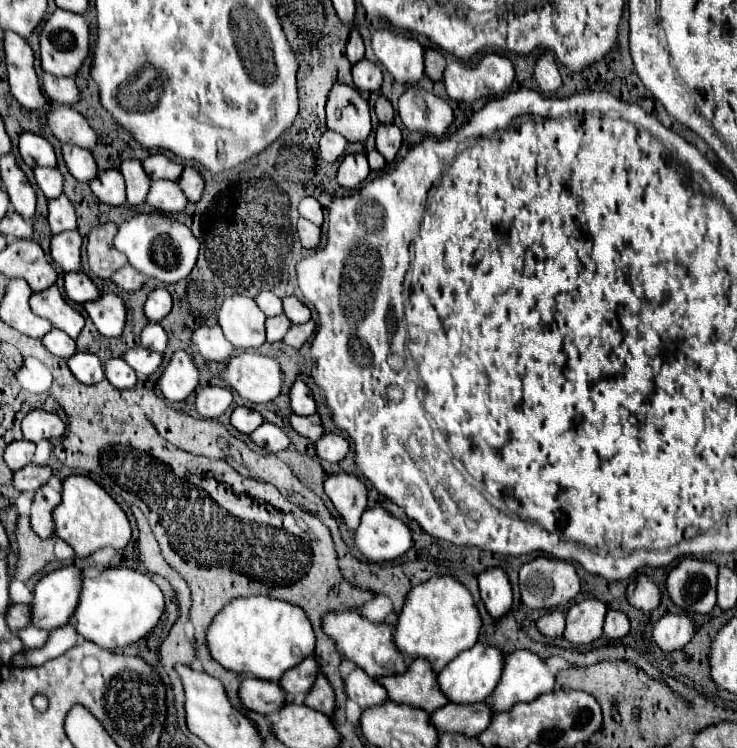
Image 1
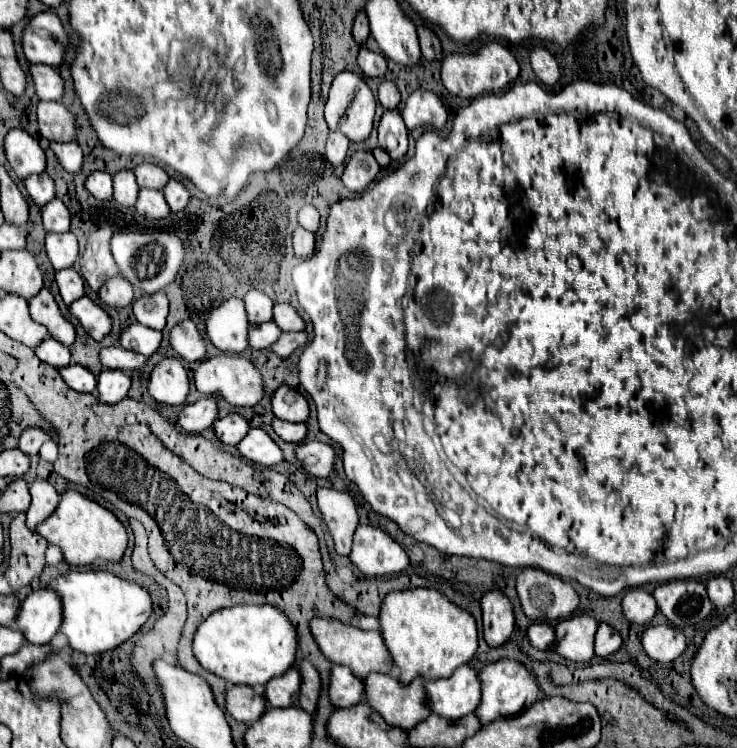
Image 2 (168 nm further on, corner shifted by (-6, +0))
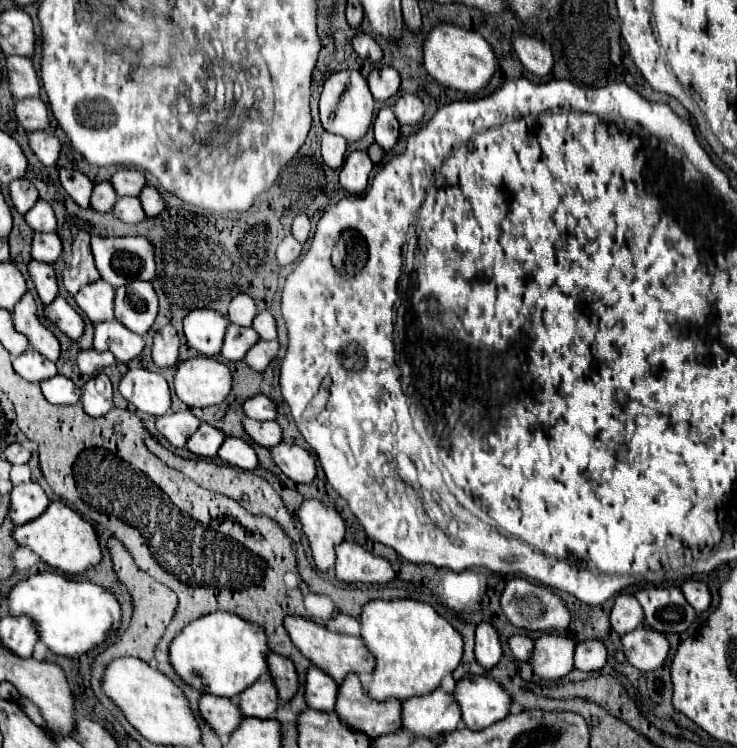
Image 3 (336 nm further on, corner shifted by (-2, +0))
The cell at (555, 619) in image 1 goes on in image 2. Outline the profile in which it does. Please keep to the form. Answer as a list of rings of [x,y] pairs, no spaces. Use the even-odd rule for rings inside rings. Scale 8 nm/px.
[[[532,623],[528,627],[528,641],[532,647],[536,649],[548,649],[554,643],[556,635],[554,635],[554,627],[546,625],[546,623]]]

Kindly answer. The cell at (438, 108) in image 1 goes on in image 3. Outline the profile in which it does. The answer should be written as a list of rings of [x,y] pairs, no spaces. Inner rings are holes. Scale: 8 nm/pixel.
[[[402,95],[394,105],[394,113],[402,125],[416,125],[424,117],[424,103],[416,95]]]

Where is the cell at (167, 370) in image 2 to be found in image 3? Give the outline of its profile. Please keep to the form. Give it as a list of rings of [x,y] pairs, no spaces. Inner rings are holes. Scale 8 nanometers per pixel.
[[[132,369],[120,381],[120,393],[138,411],[154,417],[168,413],[170,409],[170,385],[160,373],[146,369]]]

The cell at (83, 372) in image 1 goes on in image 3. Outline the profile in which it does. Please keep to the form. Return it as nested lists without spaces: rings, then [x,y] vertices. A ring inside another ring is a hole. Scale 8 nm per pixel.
[[[56,375],[50,379],[44,379],[42,383],[42,393],[52,405],[76,405],[80,401],[82,389],[74,385],[72,379],[64,375]]]

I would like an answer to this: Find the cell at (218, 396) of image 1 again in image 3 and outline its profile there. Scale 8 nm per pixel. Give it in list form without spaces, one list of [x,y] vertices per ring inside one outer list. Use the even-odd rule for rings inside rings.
[[[192,411],[166,413],[156,419],[156,427],[174,447],[184,447],[188,437],[194,435],[194,431],[200,427],[200,423],[202,421]]]

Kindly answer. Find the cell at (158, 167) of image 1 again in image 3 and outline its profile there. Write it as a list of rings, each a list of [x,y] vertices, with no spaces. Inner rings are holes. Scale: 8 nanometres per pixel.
[[[120,169],[110,177],[118,195],[140,195],[146,185],[146,177],[138,169]]]

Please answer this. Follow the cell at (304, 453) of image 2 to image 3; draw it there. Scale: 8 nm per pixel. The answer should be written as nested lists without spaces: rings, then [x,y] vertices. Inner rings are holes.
[[[278,443],[270,449],[274,463],[286,477],[298,483],[312,483],[316,479],[316,457],[300,445]]]

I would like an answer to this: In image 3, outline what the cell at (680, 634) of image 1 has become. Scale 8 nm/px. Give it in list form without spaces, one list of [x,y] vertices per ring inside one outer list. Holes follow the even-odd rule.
[[[638,627],[636,631],[626,633],[622,637],[622,645],[626,659],[640,671],[652,671],[662,667],[670,653],[668,639],[662,633],[652,631],[650,627]]]

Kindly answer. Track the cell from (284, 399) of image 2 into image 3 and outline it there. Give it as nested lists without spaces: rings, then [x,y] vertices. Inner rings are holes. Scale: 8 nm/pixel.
[[[262,393],[244,403],[244,413],[246,417],[256,419],[256,421],[276,421],[278,417],[276,401],[272,401],[272,397],[262,395]]]

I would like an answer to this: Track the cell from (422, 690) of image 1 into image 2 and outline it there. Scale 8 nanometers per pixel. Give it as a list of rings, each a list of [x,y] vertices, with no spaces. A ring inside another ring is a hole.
[[[372,673],[364,681],[364,701],[380,713],[388,725],[406,731],[430,715],[424,695],[424,679],[414,679],[404,687],[392,675]]]

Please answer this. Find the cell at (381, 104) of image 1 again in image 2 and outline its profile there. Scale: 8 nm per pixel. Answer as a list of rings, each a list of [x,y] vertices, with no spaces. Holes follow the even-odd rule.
[[[384,81],[378,89],[378,99],[382,103],[384,109],[396,109],[396,105],[400,103],[400,91],[394,85],[394,81]]]

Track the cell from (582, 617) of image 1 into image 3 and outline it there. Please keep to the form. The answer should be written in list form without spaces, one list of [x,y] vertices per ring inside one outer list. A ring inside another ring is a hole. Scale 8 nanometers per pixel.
[[[544,633],[534,643],[534,655],[530,663],[540,679],[554,681],[574,669],[574,649],[576,641],[570,635]]]

